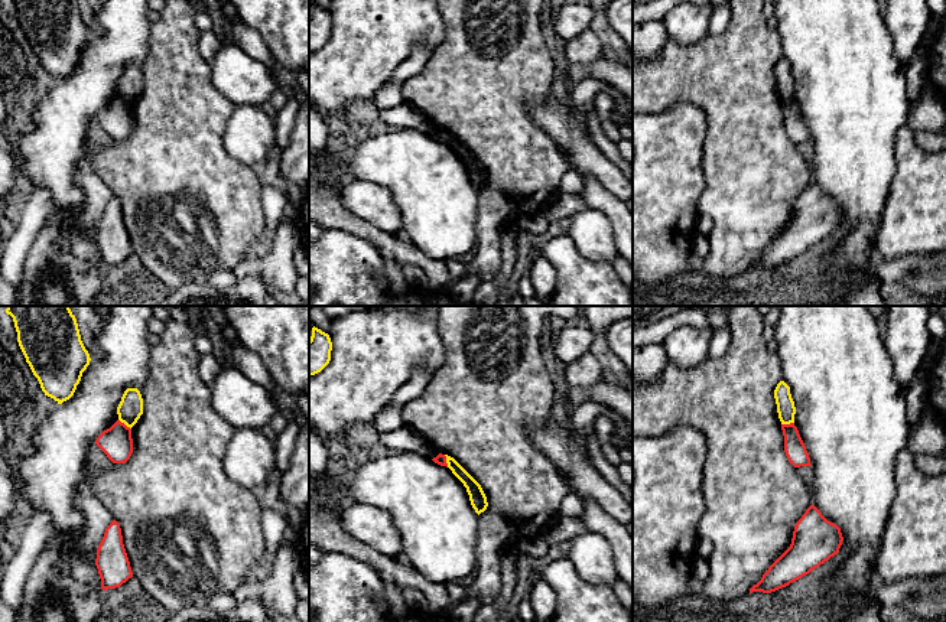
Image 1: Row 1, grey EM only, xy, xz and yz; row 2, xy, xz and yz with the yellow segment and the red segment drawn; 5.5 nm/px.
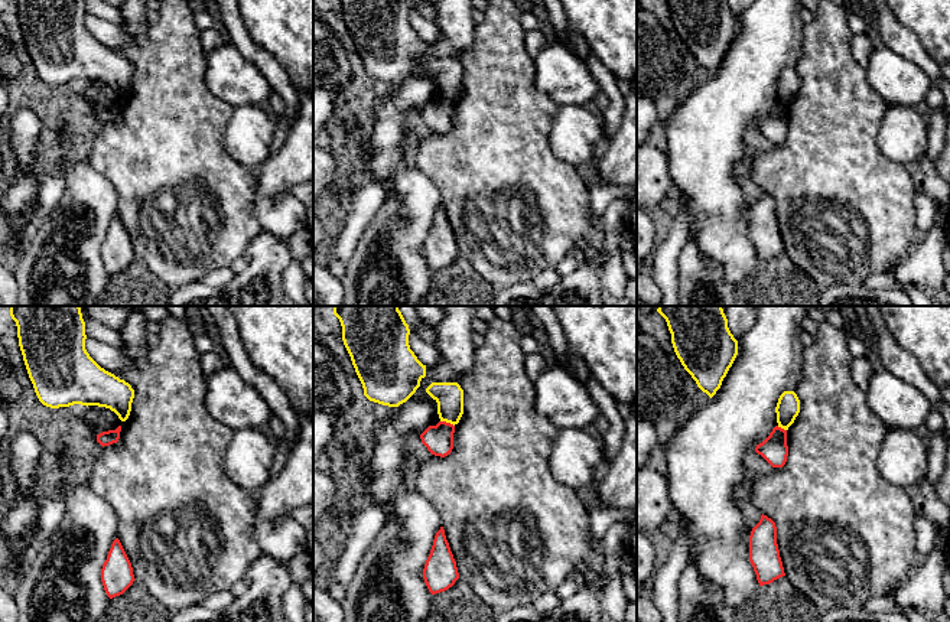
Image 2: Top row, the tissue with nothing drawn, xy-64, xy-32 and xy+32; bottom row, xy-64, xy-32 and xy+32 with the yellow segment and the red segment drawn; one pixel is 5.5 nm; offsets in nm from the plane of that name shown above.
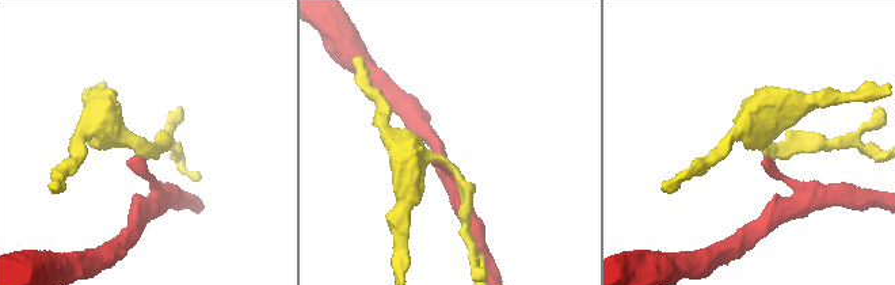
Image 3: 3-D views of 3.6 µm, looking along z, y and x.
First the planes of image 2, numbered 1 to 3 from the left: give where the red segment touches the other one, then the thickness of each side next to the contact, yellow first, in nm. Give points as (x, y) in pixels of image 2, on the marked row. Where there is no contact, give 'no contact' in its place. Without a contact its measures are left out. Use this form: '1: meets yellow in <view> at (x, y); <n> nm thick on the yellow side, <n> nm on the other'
1: no contact
2: meets yellow in xy-32 at (448, 422); 160 nm thick on the yellow side, 160 nm on the other
3: meets yellow in xy+32 at (781, 427); 130 nm thick on the yellow side, 150 nm on the other

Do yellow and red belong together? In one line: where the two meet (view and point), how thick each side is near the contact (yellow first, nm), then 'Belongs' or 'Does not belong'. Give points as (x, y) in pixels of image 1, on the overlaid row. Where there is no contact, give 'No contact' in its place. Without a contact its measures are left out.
Touches yellow at xy (124, 423). Thickness 140 nm (yellow) against 180 nm. Does not belong

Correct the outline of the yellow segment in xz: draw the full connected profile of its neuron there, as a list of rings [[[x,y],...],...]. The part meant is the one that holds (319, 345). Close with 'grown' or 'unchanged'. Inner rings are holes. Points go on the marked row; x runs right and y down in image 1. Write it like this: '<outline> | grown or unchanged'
[[[313,326],[309,339],[309,375],[321,372],[329,364],[331,351],[329,335]]] | unchanged

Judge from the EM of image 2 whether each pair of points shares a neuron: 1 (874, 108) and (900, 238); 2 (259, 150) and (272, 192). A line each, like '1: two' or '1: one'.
1: one
2: two

